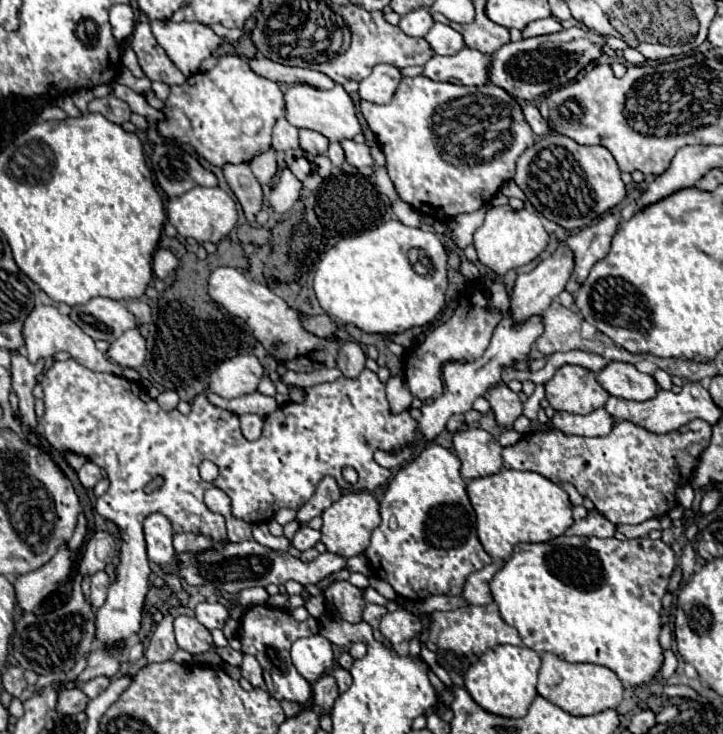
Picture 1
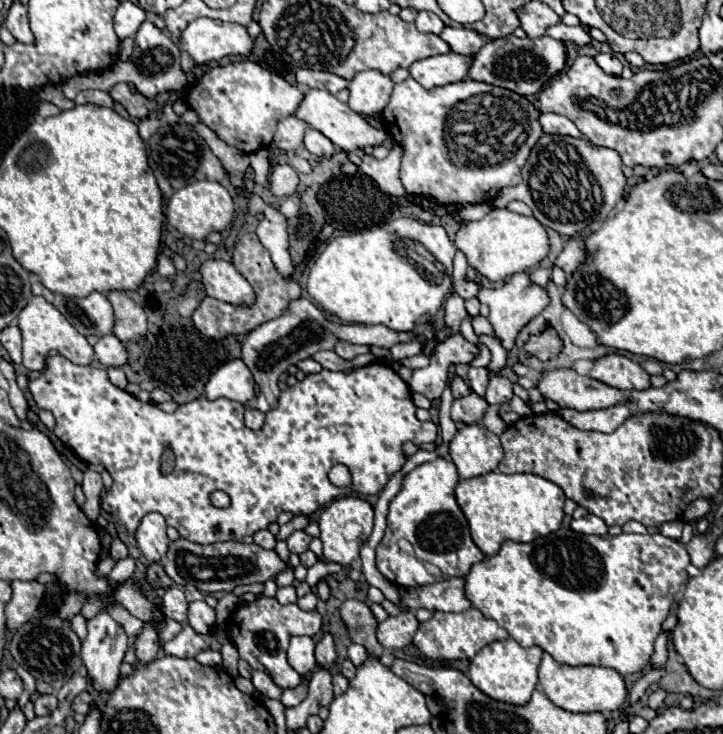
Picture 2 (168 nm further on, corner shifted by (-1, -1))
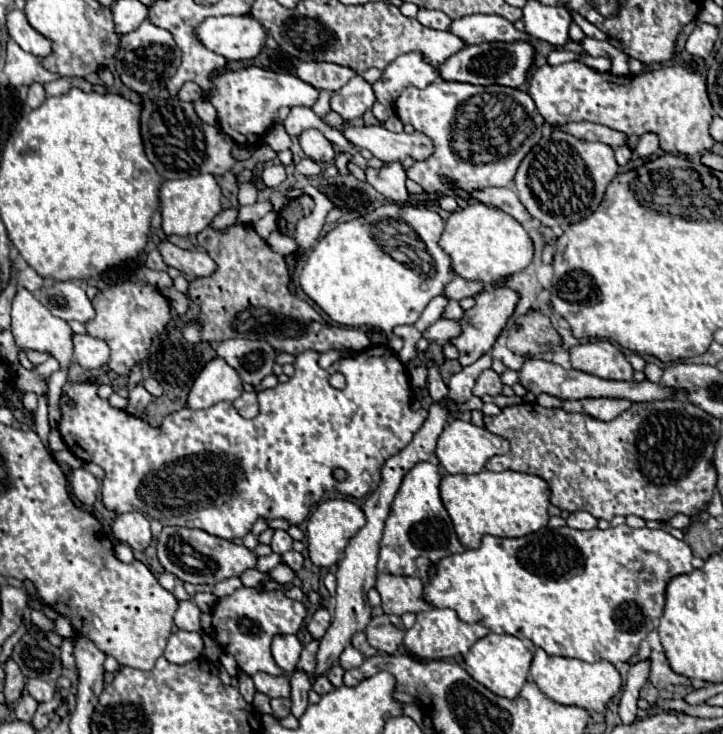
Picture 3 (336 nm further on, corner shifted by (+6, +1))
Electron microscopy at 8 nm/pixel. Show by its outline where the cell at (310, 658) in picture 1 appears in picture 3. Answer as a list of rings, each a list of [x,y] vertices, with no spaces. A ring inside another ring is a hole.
[[[287,634],[287,636],[275,636],[273,644],[271,644],[271,652],[273,658],[277,662],[277,666],[281,666],[287,674],[291,674],[297,666],[299,654],[301,654],[301,642],[297,636]]]

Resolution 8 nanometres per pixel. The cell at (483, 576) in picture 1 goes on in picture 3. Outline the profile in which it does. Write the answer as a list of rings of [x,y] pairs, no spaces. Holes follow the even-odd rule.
[[[377,574],[379,578],[379,594],[381,594],[381,608],[385,614],[405,614],[405,612],[419,612],[429,610],[433,604],[425,604],[421,600],[421,578],[409,576],[391,576],[391,574]]]

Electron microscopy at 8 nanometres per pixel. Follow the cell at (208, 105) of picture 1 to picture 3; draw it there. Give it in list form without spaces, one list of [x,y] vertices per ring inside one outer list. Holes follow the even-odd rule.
[[[247,66],[241,70],[227,70],[223,74],[217,74],[211,78],[211,90],[207,94],[207,100],[217,110],[217,122],[219,128],[239,146],[255,146],[267,130],[279,120],[279,108],[281,106],[313,106],[319,92],[299,80],[297,76],[291,76],[289,72],[271,72],[257,66]]]

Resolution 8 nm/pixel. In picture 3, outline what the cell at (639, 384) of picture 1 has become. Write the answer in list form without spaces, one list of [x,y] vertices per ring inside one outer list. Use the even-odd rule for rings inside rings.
[[[607,340],[573,346],[569,354],[573,368],[581,372],[607,380],[633,380],[633,366],[627,362],[623,352]]]

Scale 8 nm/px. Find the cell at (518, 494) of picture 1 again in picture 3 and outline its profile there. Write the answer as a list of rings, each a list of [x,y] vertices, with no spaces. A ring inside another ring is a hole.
[[[481,470],[477,474],[447,474],[441,480],[441,500],[447,508],[459,542],[465,548],[479,548],[481,538],[485,534],[497,538],[519,538],[539,528],[547,526],[549,522],[549,498],[551,490],[549,484],[533,474],[523,472],[489,472]]]

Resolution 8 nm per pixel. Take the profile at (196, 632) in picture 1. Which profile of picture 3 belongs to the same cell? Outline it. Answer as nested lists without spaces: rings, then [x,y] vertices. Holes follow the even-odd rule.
[[[179,630],[169,636],[165,646],[165,658],[173,664],[187,664],[199,658],[201,650],[203,650],[203,640],[197,632]]]

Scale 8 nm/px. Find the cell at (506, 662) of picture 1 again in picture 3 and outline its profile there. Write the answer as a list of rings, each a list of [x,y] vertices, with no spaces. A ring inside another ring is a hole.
[[[487,634],[485,638],[477,640],[473,648],[465,654],[467,672],[493,694],[503,698],[515,698],[529,674],[529,666],[535,654],[535,644],[531,640],[521,640],[509,634]]]

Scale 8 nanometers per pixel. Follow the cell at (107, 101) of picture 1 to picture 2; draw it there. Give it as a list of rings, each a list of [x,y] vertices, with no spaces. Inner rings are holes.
[[[82,90],[82,92],[76,96],[74,102],[76,102],[76,104],[88,104],[88,102],[92,102],[92,104],[98,104],[98,106],[108,106],[108,108],[114,106],[110,94],[104,92],[104,90]]]

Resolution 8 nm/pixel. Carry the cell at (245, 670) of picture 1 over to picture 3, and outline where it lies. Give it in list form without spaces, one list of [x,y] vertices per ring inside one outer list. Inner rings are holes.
[[[255,672],[251,678],[257,692],[269,698],[289,698],[291,690],[287,690],[287,676],[269,676],[265,672]]]

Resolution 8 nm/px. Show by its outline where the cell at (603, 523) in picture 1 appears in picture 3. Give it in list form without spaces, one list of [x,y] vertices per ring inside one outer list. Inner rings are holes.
[[[573,512],[567,518],[567,526],[575,528],[575,530],[593,530],[593,528],[597,528],[597,518],[591,516],[589,512]]]

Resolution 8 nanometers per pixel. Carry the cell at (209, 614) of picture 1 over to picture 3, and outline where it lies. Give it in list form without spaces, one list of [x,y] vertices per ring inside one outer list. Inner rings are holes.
[[[179,602],[179,608],[175,612],[175,624],[181,630],[193,630],[201,632],[201,610],[197,608],[195,602]]]

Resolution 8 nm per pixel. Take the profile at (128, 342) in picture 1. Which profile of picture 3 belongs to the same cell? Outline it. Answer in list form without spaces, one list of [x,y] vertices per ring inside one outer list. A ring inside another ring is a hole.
[[[73,336],[75,344],[75,360],[81,364],[85,370],[95,370],[101,368],[109,362],[109,346],[95,336]]]

